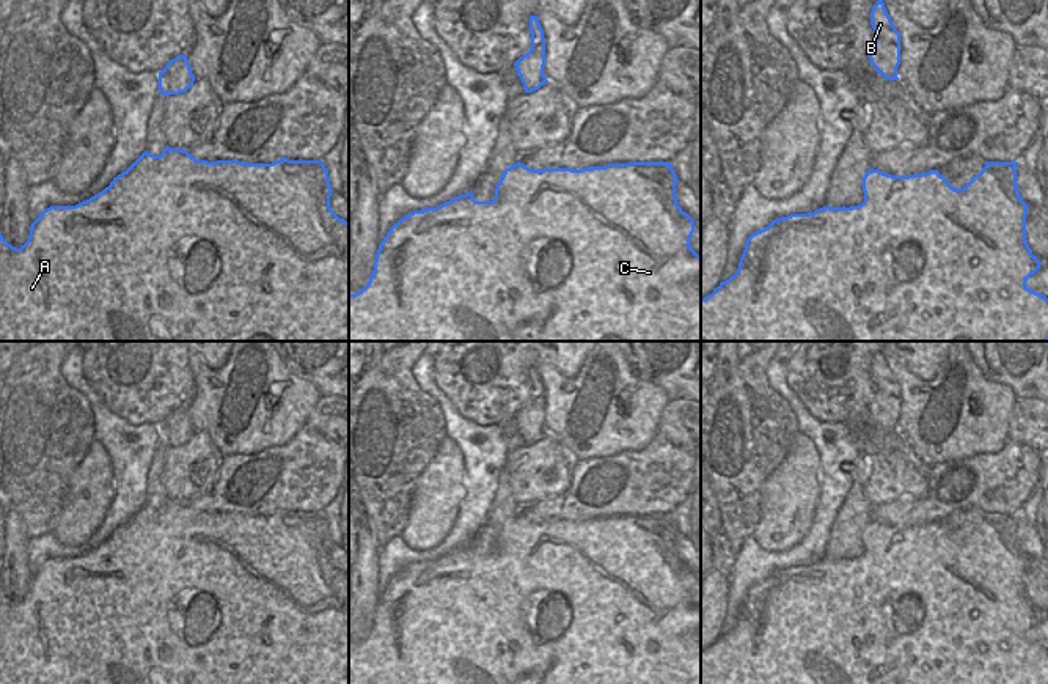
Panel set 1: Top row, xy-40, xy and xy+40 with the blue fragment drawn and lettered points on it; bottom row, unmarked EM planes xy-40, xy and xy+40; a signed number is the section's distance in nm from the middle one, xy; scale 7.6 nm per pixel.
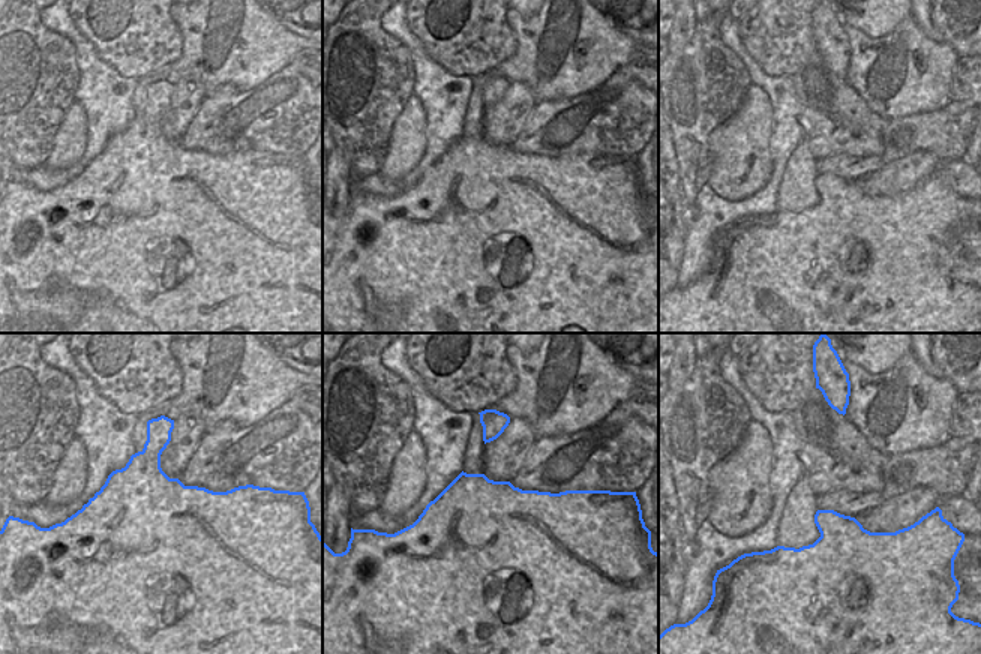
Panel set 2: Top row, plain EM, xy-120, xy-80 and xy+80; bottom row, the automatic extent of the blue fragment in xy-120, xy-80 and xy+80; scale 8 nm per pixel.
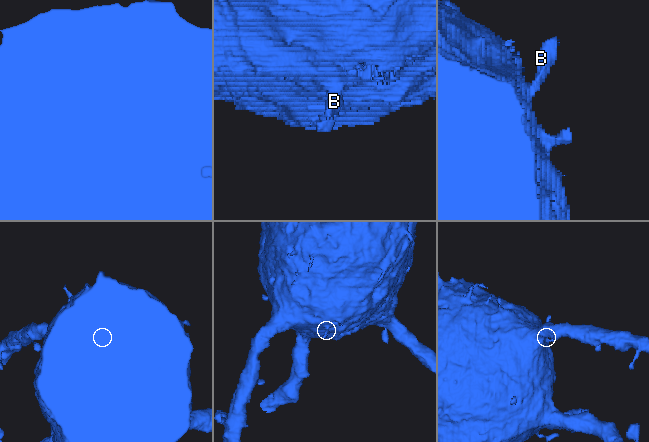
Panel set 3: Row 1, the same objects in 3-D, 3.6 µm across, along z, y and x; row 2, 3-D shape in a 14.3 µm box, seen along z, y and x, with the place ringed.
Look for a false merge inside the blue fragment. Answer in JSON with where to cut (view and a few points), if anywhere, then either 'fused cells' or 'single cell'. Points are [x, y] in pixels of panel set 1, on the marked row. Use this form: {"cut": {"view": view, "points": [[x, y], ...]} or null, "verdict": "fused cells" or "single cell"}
{"cut": null, "verdict": "single cell"}

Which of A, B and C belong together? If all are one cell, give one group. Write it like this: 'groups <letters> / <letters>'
groups A B C

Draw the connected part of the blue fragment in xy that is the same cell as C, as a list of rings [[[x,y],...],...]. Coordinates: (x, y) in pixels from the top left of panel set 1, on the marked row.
[[[517,162],[504,170],[492,201],[476,201],[470,190],[437,208],[413,211],[380,242],[368,285],[349,294],[349,341],[701,341],[701,256],[690,247],[694,219],[677,204],[677,182],[669,162],[581,170],[533,170]]]

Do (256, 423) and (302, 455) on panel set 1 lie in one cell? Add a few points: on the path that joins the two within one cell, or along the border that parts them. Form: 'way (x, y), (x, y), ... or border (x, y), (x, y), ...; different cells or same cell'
border (305, 423), (285, 444), (271, 445), (252, 455); different cells

